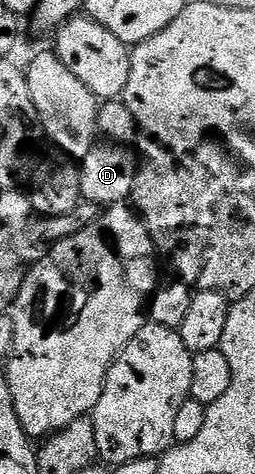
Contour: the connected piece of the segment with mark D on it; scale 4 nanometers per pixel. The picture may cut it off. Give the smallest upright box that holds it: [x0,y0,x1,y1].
[80,101,136,205]

